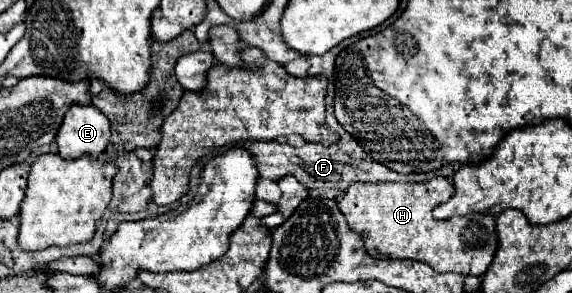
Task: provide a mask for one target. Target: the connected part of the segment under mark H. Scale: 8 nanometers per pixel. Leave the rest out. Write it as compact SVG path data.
M434 177L428 183L354 183L336 203L348 227L362 237L368 255L380 259L412 259L430 265L436 273L480 277L496 253L496 221L484 213L436 221L432 209L452 195L452 183L446 177Z

